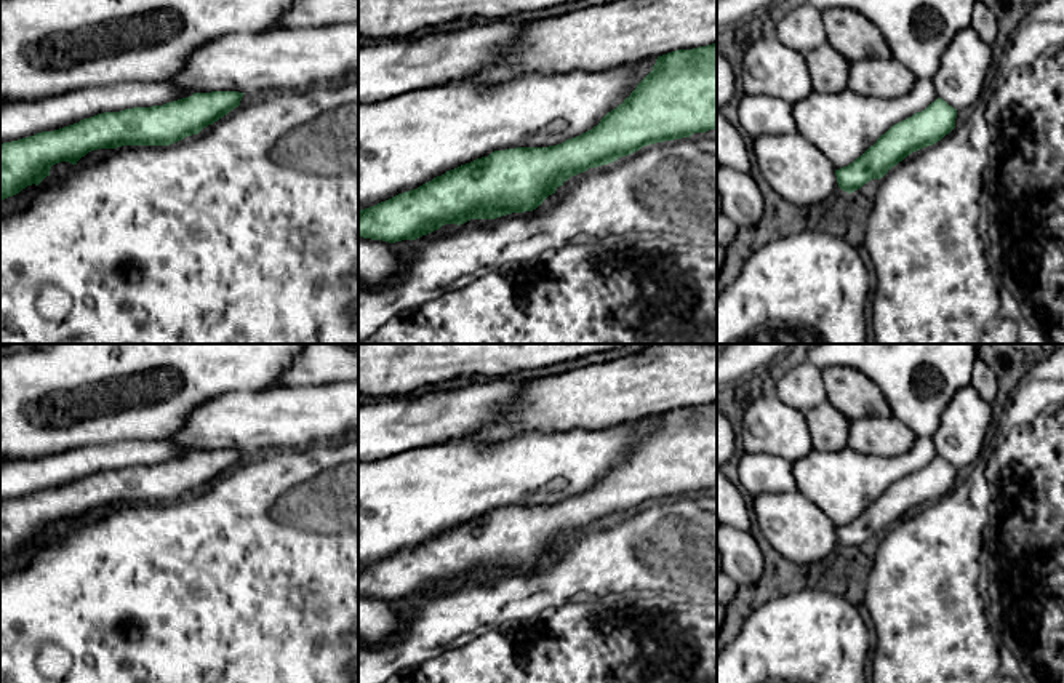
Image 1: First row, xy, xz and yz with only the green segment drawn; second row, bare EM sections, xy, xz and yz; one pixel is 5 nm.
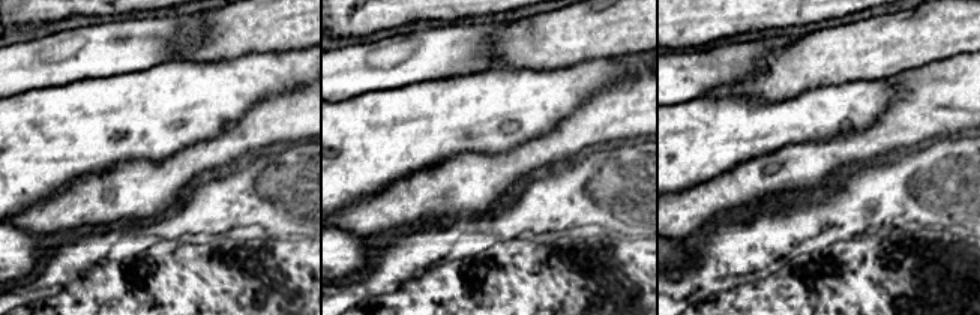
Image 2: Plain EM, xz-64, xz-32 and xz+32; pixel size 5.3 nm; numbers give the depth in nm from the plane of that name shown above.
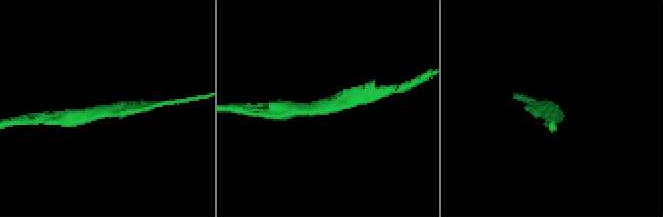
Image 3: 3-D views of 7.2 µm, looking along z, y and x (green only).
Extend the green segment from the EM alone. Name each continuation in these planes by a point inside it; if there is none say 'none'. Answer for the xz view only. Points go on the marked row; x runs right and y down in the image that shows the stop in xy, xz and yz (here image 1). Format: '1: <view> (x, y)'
none

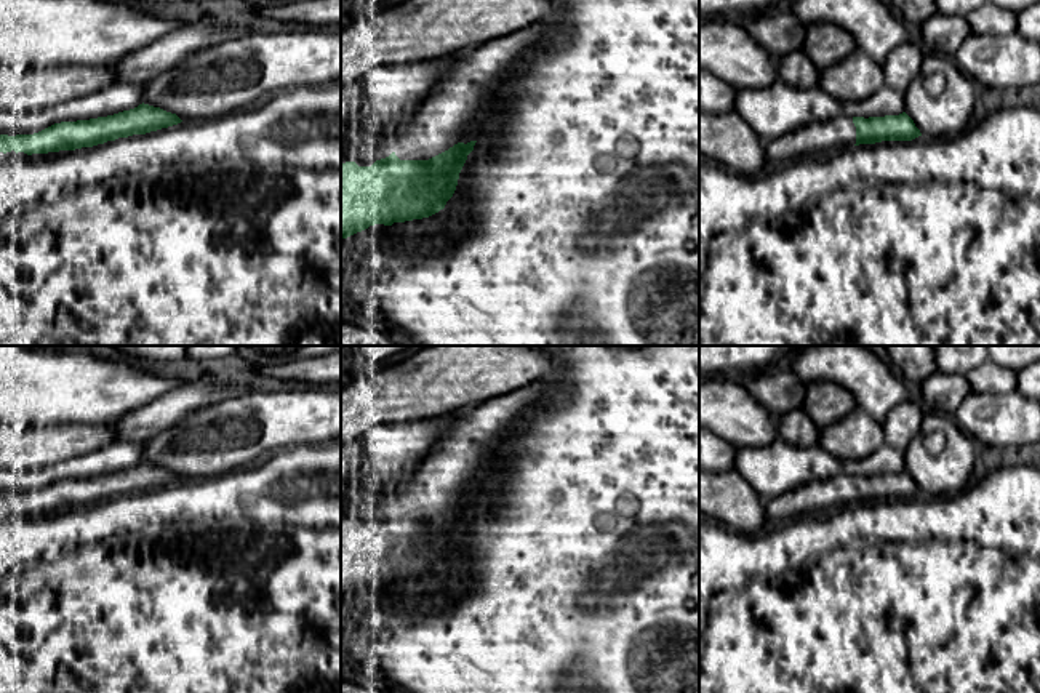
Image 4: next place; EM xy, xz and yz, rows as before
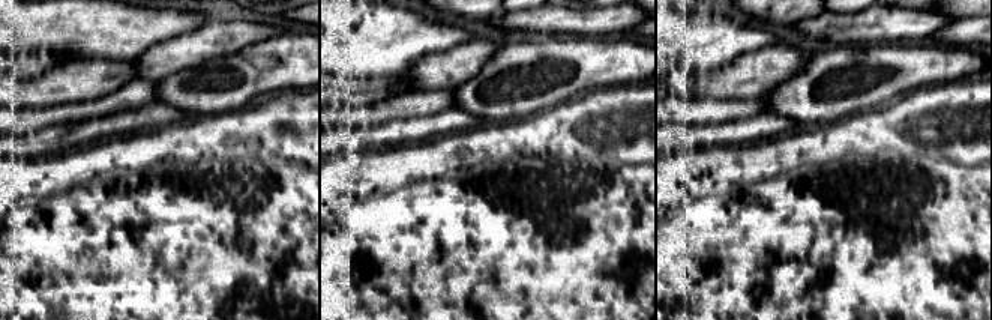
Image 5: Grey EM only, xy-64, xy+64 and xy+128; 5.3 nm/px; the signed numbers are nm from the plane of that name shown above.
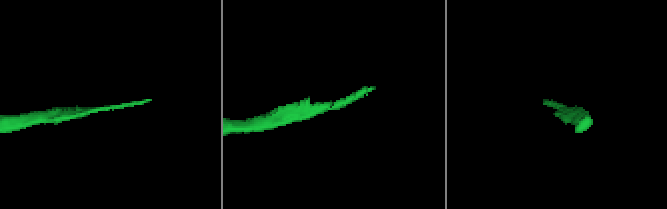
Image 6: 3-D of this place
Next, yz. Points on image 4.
1: yz (813, 140)

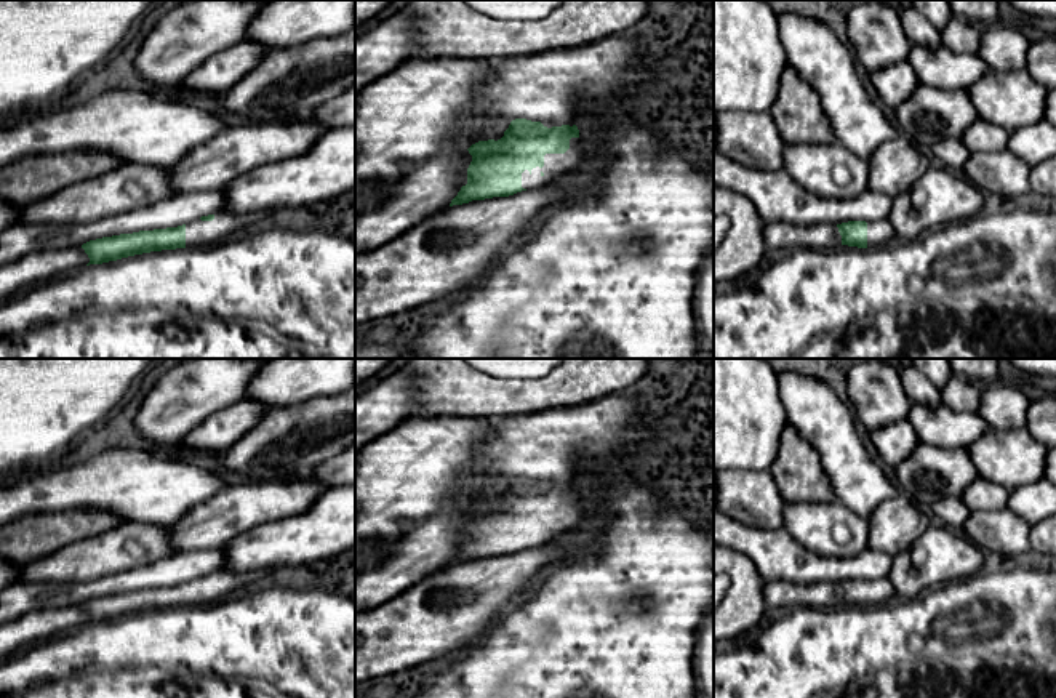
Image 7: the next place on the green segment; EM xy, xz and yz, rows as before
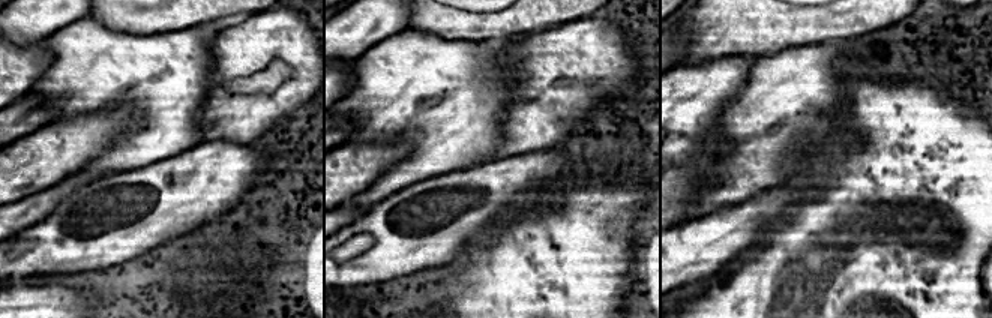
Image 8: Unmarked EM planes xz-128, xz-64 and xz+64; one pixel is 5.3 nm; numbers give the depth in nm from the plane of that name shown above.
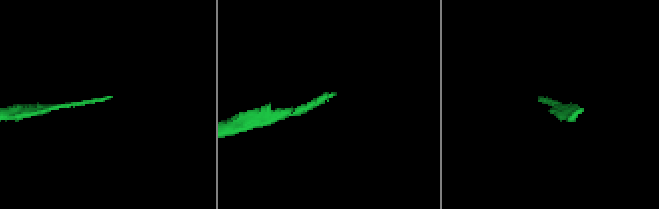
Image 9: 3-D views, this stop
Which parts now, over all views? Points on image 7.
1: xz (557, 167)

